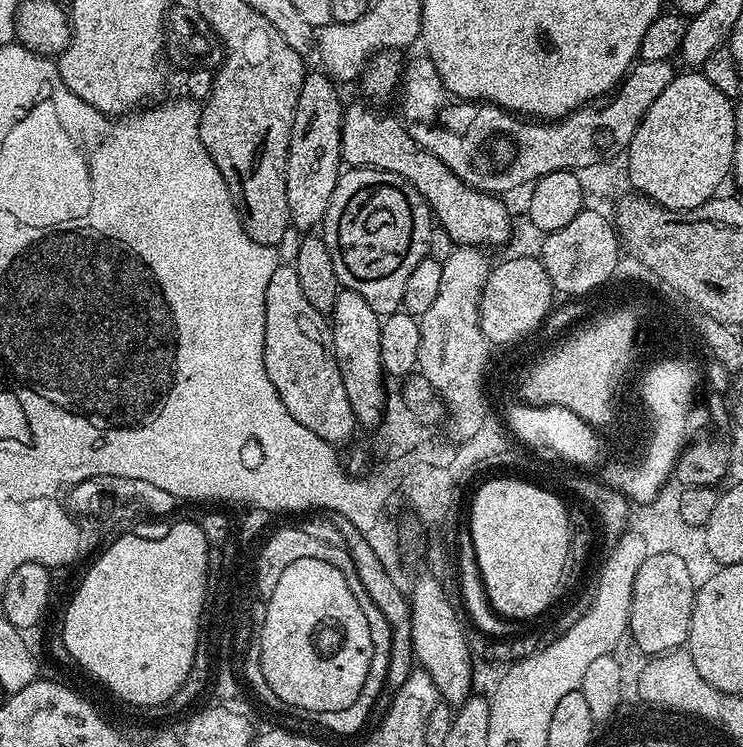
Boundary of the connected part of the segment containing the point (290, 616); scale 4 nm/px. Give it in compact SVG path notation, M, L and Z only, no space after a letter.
M302 558L282 573L278 586L274 586L274 594L270 594L263 605L258 639L261 644L261 670L268 687L294 705L340 708L340 704L353 704L362 690L362 682L366 682L372 661L370 626L366 626L366 618L341 571L326 562Z

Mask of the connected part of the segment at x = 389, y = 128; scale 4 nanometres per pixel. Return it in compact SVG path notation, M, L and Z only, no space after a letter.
M349 103L344 110L340 158L345 165L363 168L365 165L393 172L414 186L434 213L434 220L450 234L456 246L479 246L493 250L512 236L512 216L499 195L479 192L470 187L458 174L454 174L444 162L434 158L430 150L416 143L414 137L399 119L379 116L367 108L369 105Z

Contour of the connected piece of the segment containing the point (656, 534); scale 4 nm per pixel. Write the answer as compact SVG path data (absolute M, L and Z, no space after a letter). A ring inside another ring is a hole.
M674 478L669 479L653 501L635 509L634 524L640 537L643 538L643 545L646 546L648 555L658 552L676 553L684 557L686 570L690 573L691 581L696 587L700 587L714 578L714 574L717 573L721 565L710 553L710 548L704 539L703 528L691 528L682 522L683 489L683 485Z

